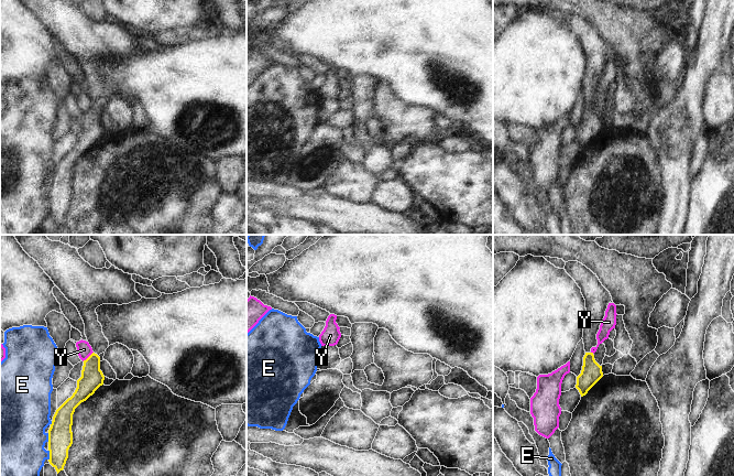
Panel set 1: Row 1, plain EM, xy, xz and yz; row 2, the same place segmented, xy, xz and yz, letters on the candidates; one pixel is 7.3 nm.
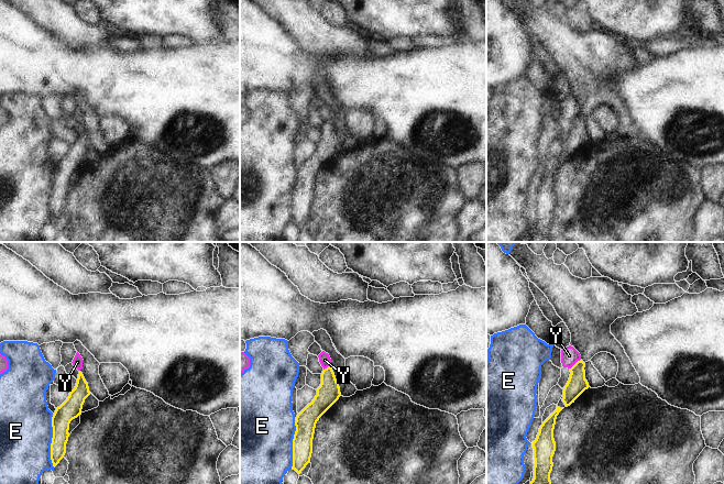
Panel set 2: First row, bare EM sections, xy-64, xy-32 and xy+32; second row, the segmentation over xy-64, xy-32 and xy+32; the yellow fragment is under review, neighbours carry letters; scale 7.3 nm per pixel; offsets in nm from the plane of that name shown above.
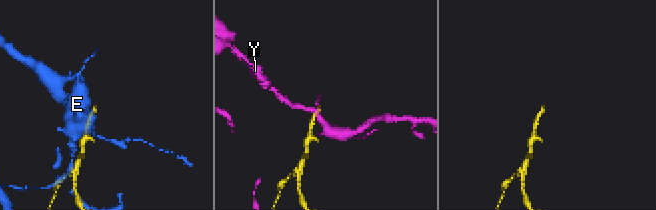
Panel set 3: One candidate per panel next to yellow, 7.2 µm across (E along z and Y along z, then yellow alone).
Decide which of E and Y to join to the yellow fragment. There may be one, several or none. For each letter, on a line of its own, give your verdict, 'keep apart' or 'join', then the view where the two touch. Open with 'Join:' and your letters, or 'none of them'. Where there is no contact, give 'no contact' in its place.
Join: none of them
E: keep apart; contact in xy
Y: keep apart; contact in xy

